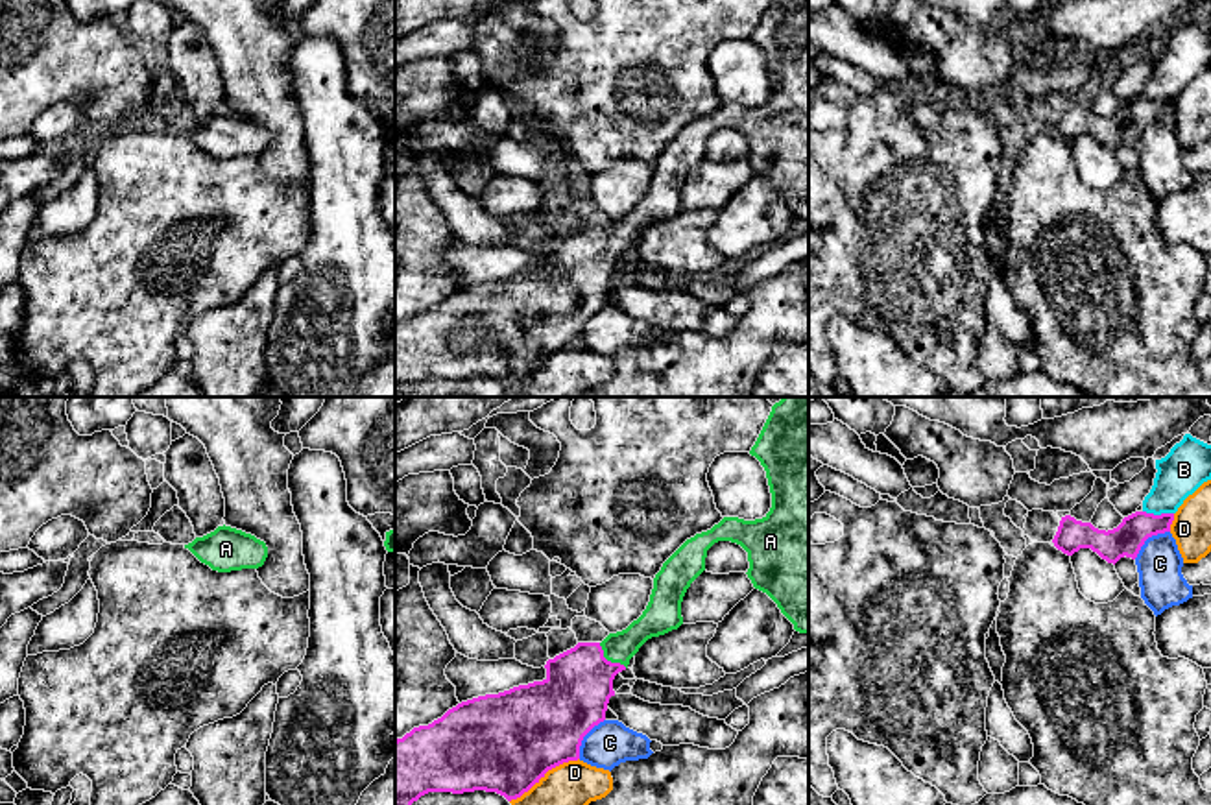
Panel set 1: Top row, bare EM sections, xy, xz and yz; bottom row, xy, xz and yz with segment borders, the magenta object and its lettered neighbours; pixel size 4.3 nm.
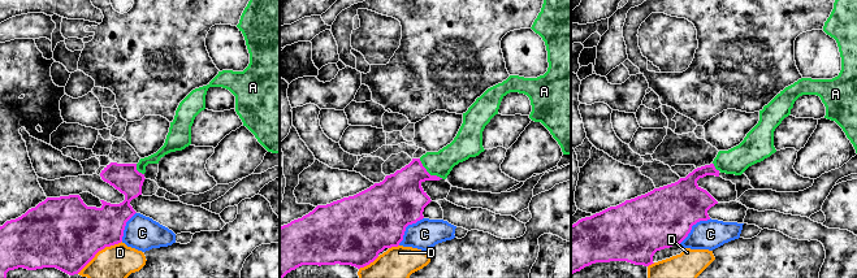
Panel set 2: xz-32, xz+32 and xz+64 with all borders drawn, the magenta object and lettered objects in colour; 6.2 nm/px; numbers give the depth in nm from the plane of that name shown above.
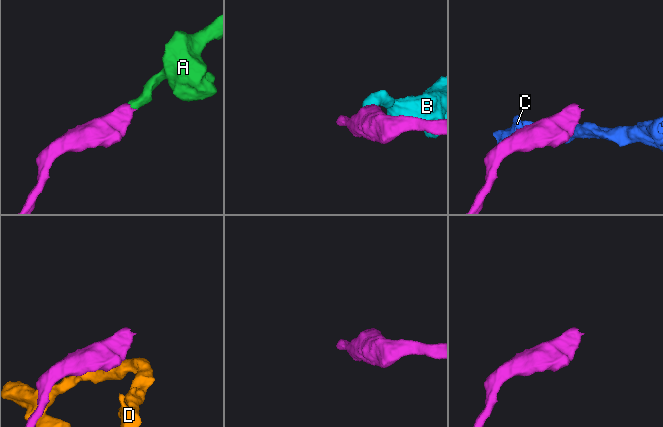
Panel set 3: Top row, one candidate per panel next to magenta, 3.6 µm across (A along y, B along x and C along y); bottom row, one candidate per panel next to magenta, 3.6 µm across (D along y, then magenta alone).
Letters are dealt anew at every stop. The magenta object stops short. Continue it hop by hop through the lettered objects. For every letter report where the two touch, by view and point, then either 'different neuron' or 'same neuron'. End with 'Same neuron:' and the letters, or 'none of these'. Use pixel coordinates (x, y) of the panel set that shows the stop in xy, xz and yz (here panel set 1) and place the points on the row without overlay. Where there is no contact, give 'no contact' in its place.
A: xz (610, 248) | same neuron
B: yz (1158, 102) | different neuron
C: xz (584, 322) | different neuron
D: xz (543, 360) | different neuron
Same neuron: A

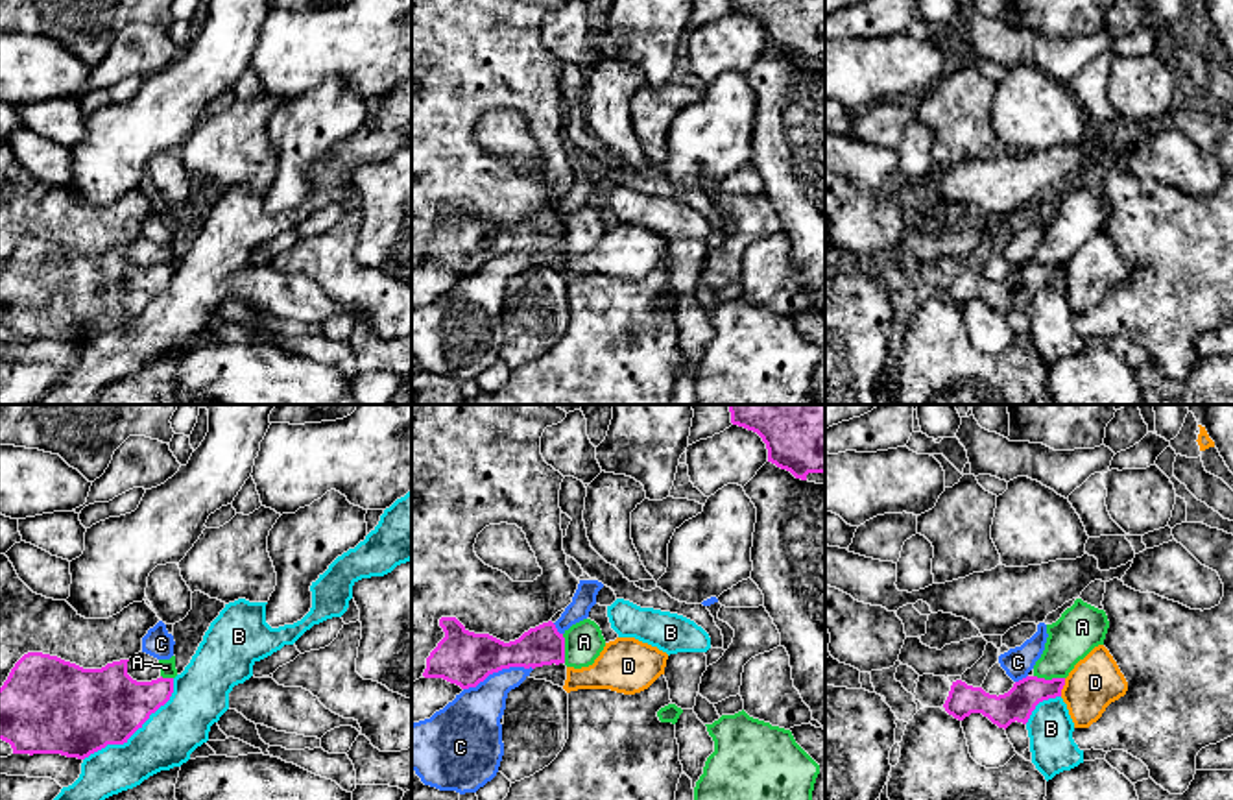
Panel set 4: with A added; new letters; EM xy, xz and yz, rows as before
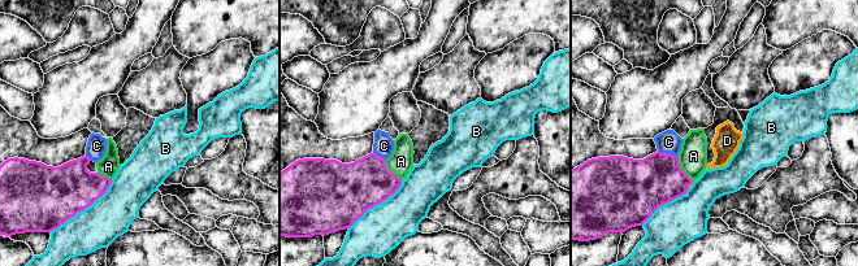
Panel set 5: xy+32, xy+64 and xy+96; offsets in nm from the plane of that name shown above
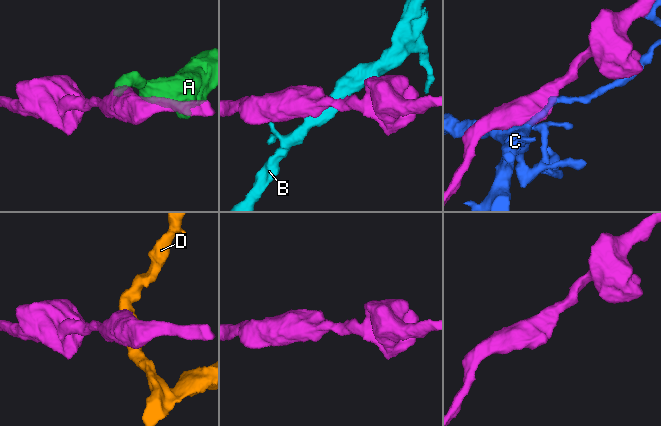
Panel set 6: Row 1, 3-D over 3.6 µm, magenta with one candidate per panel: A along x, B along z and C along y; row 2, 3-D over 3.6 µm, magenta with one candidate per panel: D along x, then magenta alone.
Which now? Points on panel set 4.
A: yz (1049, 266) | different neuron
B: xy (135, 316) | different neuron
C: xz (497, 257) | different neuron
D: yz (1062, 274) | different neuron
Same neuron: none of these

